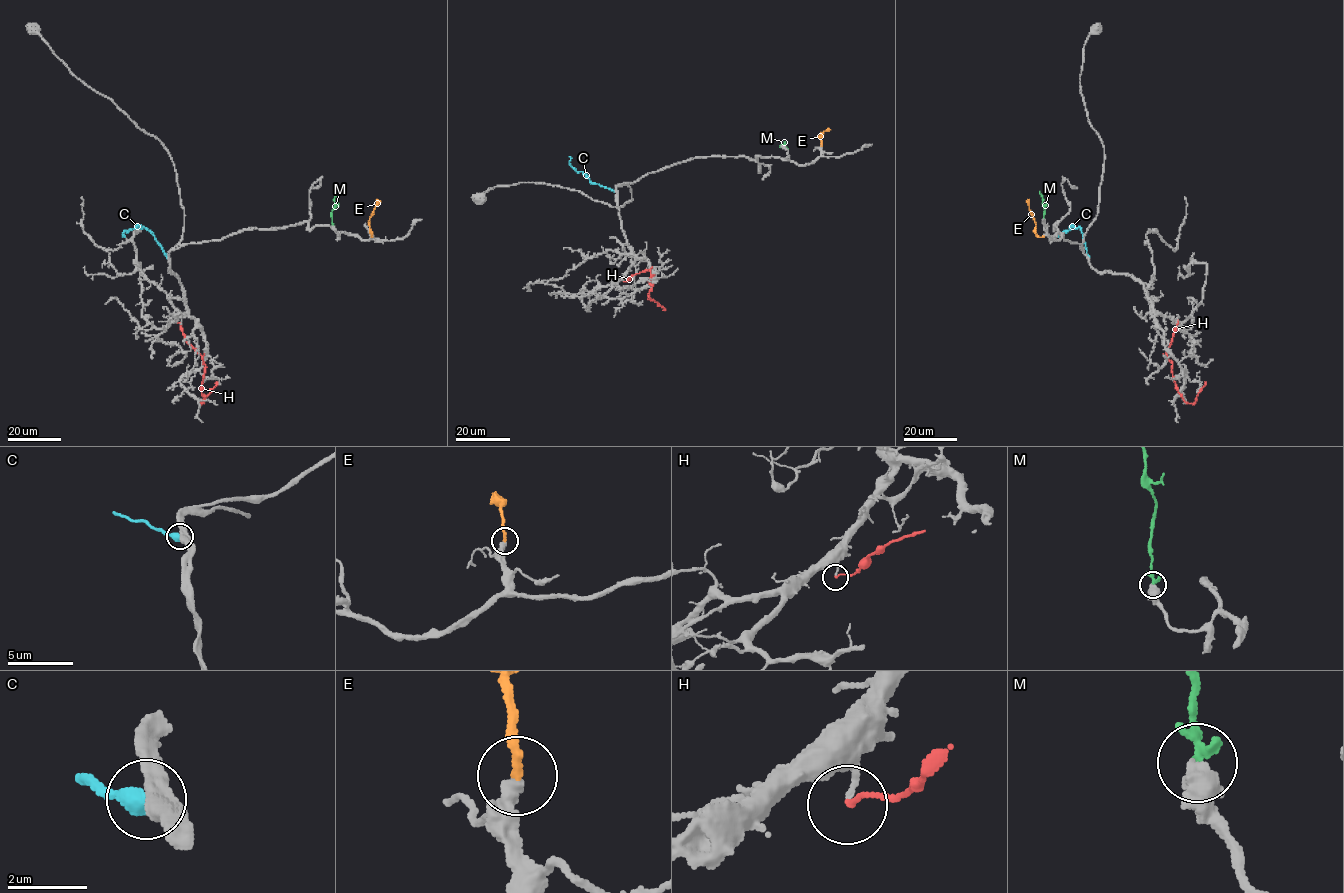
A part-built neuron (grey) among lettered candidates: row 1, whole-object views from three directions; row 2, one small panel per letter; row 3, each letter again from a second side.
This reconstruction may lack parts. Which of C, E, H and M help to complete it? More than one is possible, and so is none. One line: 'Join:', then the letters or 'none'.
Join: E, M

